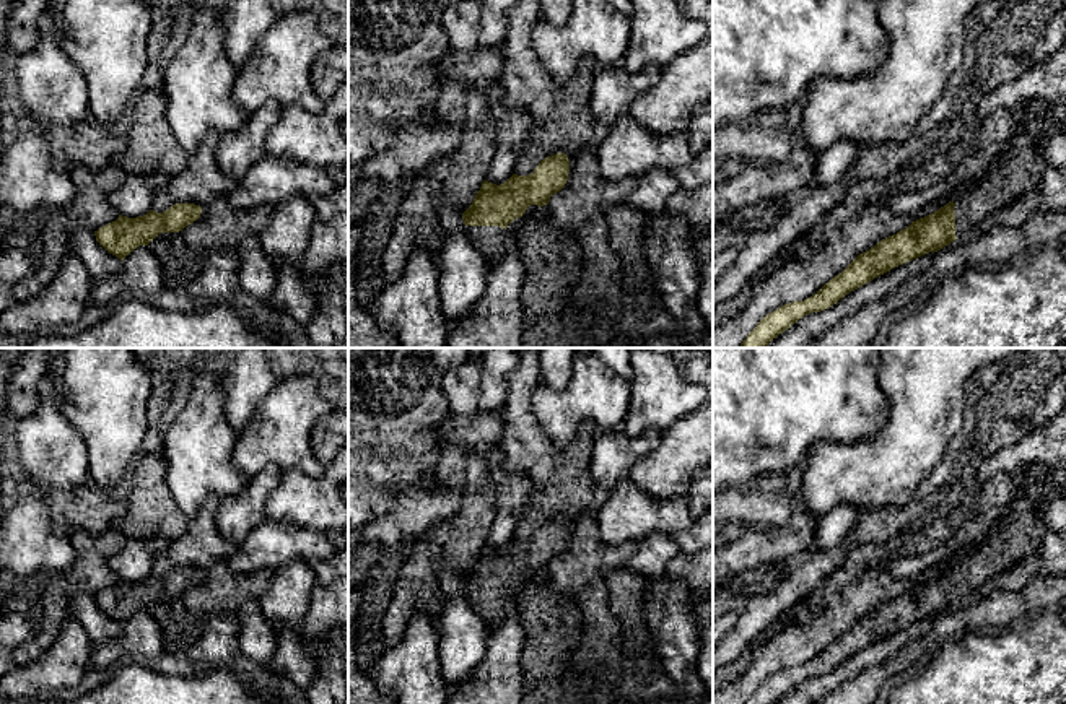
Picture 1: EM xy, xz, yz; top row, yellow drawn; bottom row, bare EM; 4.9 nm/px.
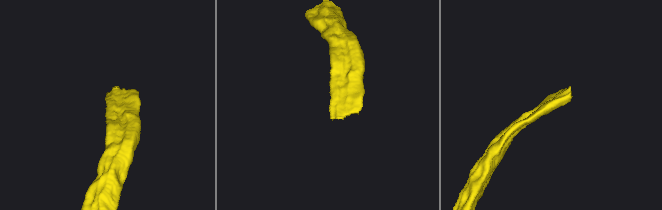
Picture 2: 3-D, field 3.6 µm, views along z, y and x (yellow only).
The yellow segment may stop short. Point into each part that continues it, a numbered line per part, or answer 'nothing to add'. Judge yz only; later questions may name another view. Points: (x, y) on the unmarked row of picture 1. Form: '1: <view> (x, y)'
1: yz (1019, 534)

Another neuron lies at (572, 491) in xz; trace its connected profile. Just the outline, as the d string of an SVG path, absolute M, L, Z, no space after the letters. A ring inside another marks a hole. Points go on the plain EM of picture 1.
M583 421L565 452L555 455L553 473L545 489L524 501L524 519L518 522L514 538L529 540L547 520L565 517L568 525L583 514L597 514L609 498L609 489L591 475L591 454L597 428Z

